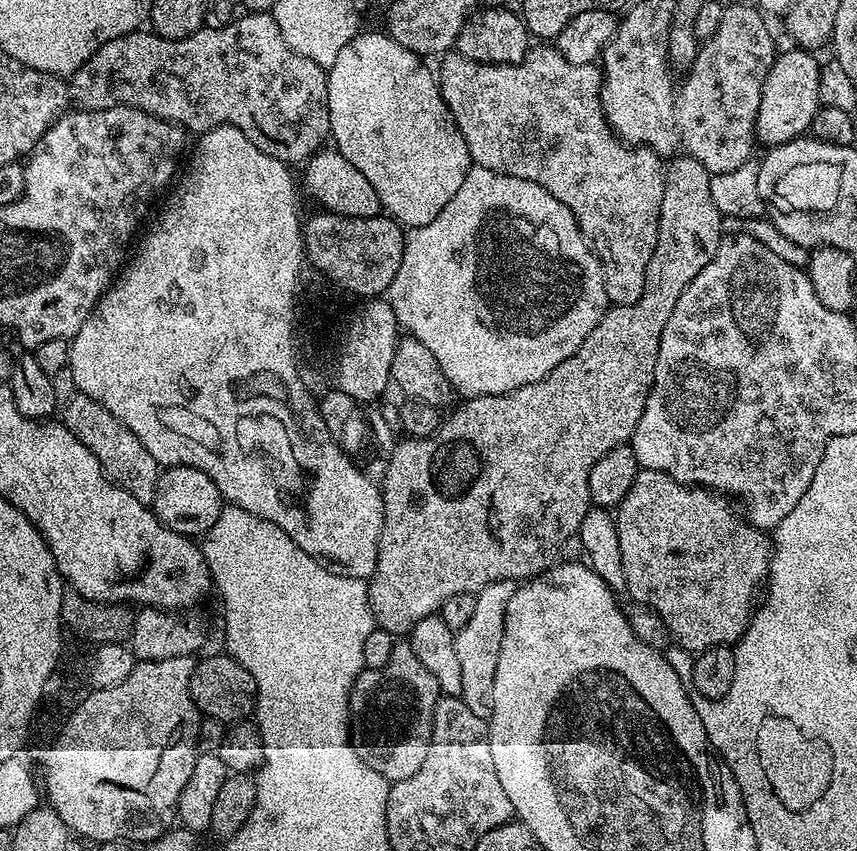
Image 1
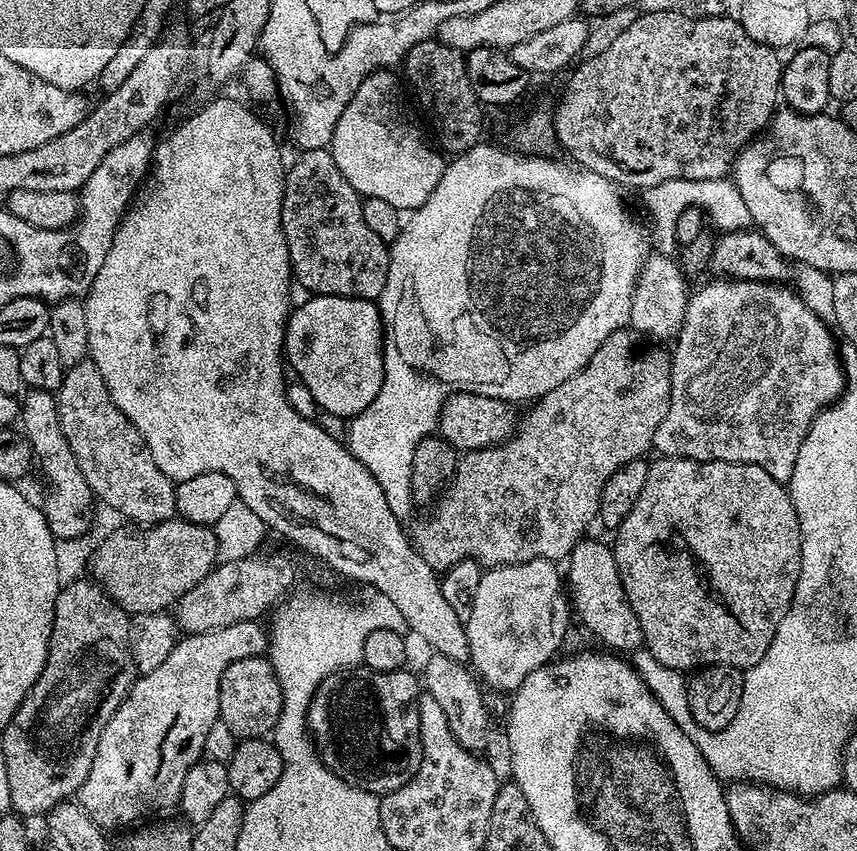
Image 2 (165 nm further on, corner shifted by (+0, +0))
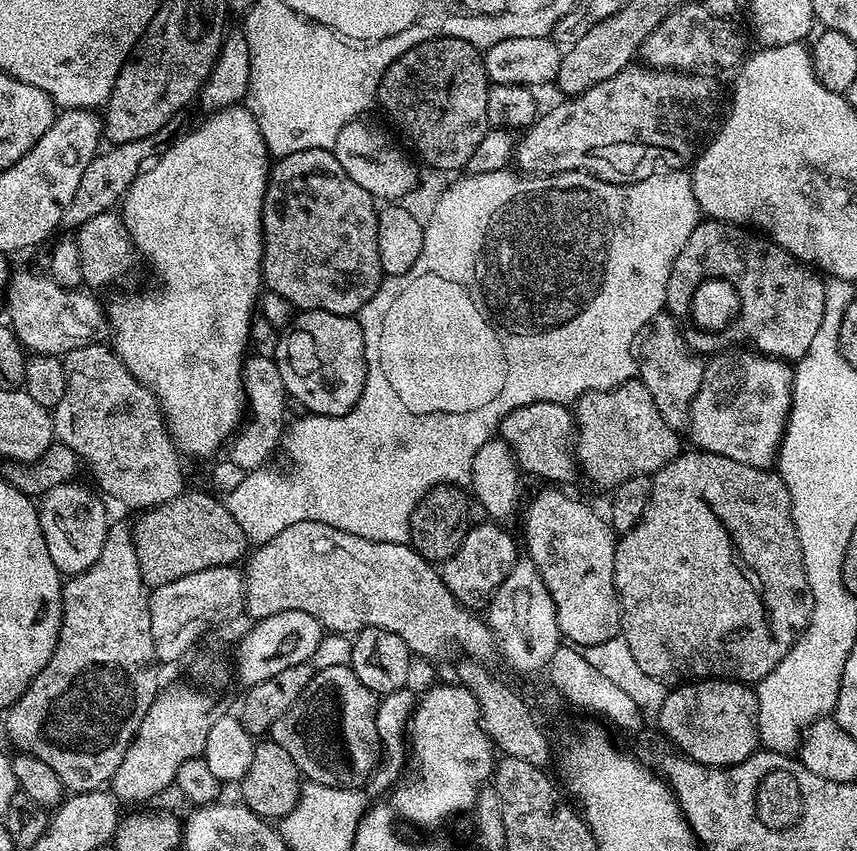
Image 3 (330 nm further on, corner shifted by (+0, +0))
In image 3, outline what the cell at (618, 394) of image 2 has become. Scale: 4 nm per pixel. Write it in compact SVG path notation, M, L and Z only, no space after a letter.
M633 378L605 392L588 392L575 401L574 415L578 429L574 455L582 465L582 472L584 468L585 474L605 490L617 488L622 482L626 482L626 478L651 476L682 451L680 440L676 437L679 436L677 429L671 428L662 418L662 414L658 414L658 406L654 406L650 390L646 390L646 386L639 379Z

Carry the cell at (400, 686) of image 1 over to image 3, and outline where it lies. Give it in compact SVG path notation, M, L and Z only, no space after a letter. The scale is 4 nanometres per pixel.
M326 666L313 675L306 690L302 690L302 694L294 702L294 706L290 706L290 710L286 710L286 714L282 714L278 722L274 722L270 738L278 742L278 746L282 746L286 754L290 754L290 758L294 758L294 766L298 766L305 781L325 784L331 788L356 788L363 780L365 783L371 777L382 760L376 725L377 703L377 693L358 682L358 674L354 674L351 666Z

